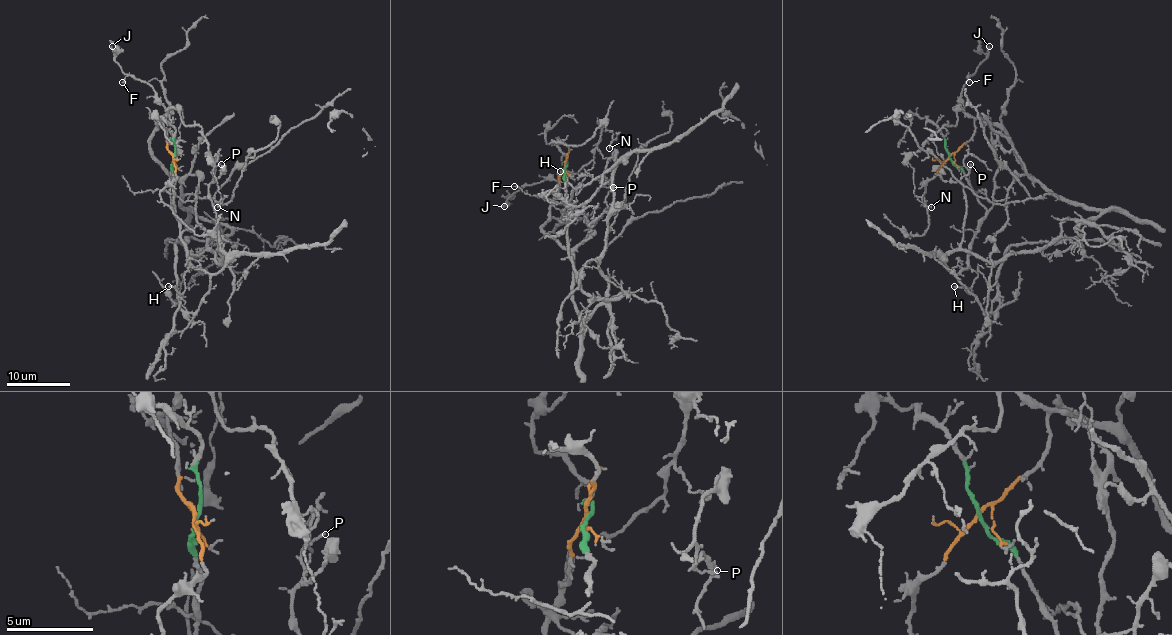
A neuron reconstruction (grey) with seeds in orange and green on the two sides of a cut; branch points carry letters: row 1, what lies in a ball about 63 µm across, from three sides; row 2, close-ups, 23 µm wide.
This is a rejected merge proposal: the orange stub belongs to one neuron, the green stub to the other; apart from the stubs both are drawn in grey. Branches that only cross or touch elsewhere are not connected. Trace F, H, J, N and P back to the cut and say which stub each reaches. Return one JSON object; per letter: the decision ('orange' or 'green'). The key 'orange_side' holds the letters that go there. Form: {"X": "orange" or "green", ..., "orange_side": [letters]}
{"F": "orange", "H": "green", "J": "orange", "N": "orange", "P": "green", "orange_side": ["F", "J", "N"]}

